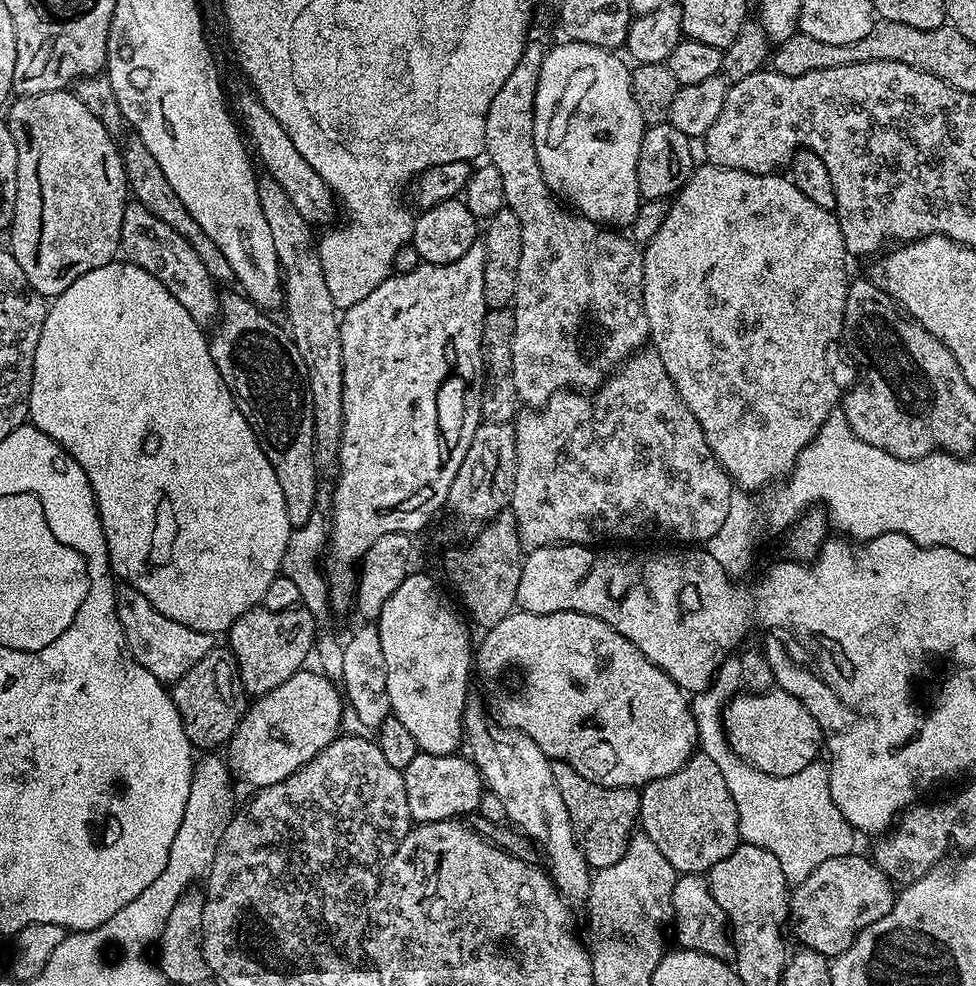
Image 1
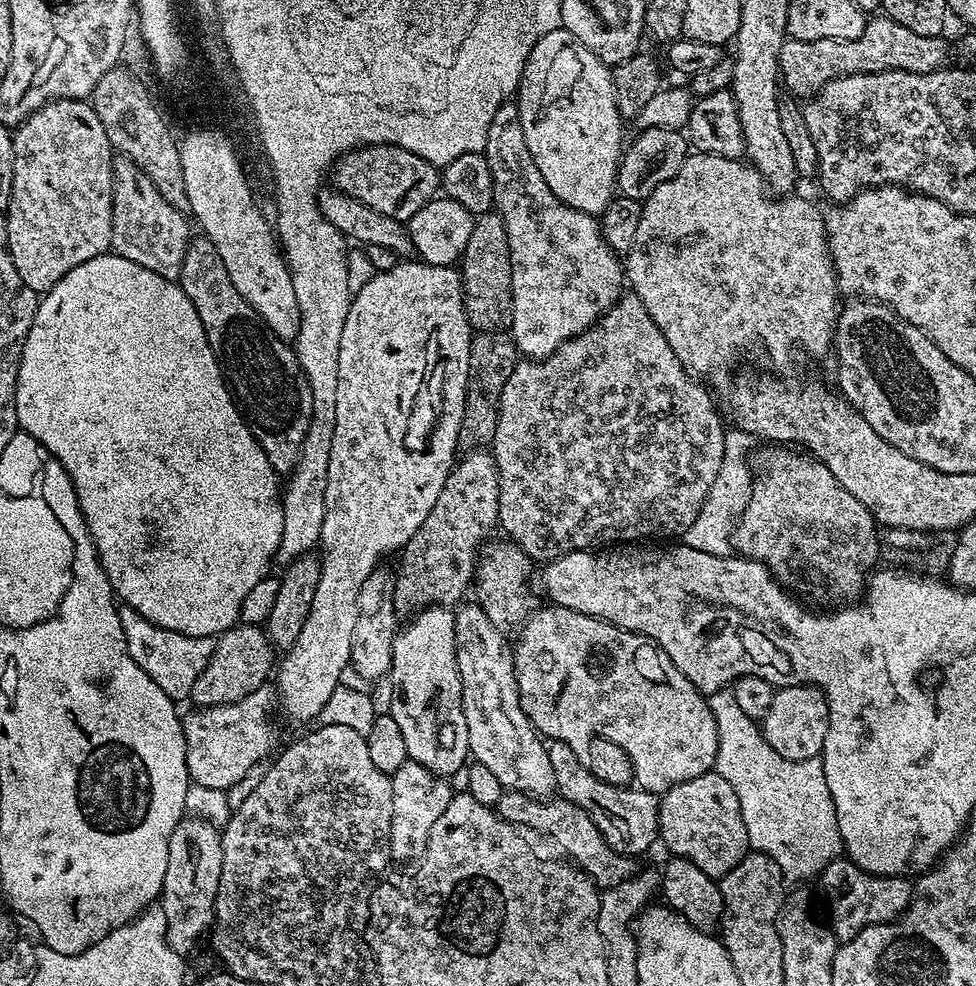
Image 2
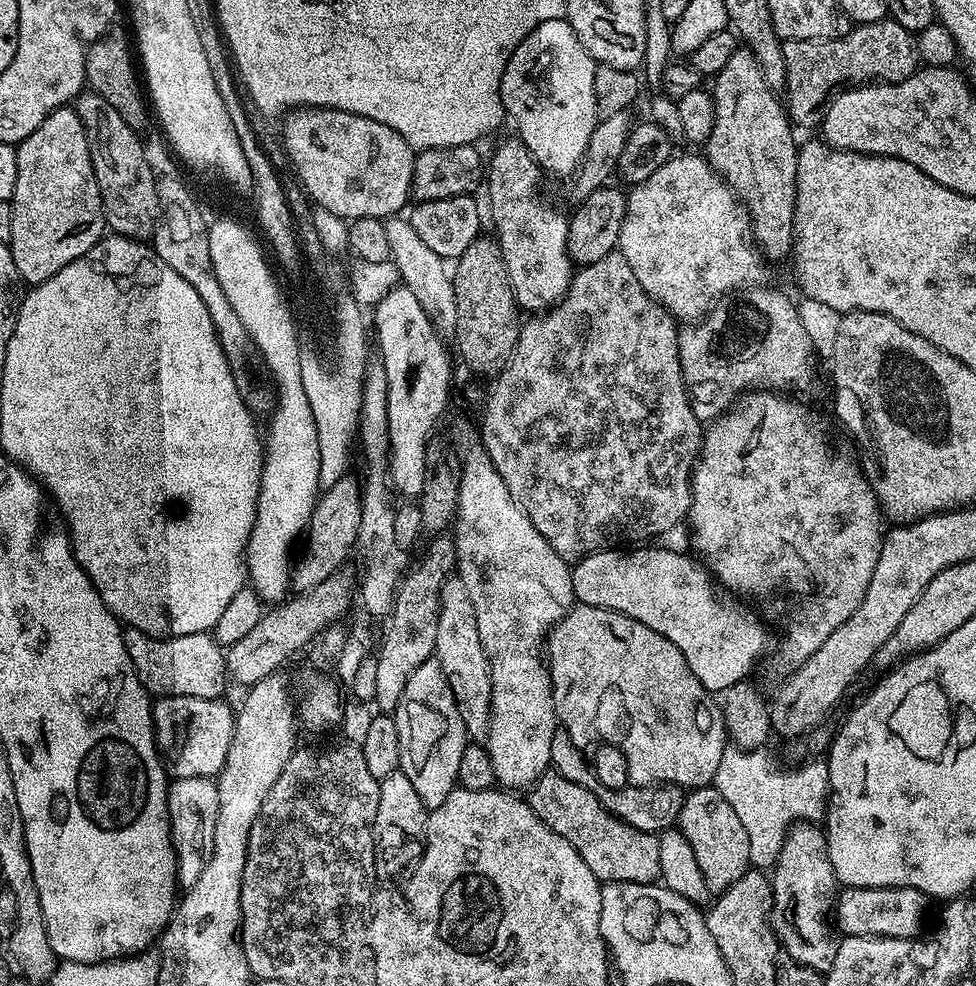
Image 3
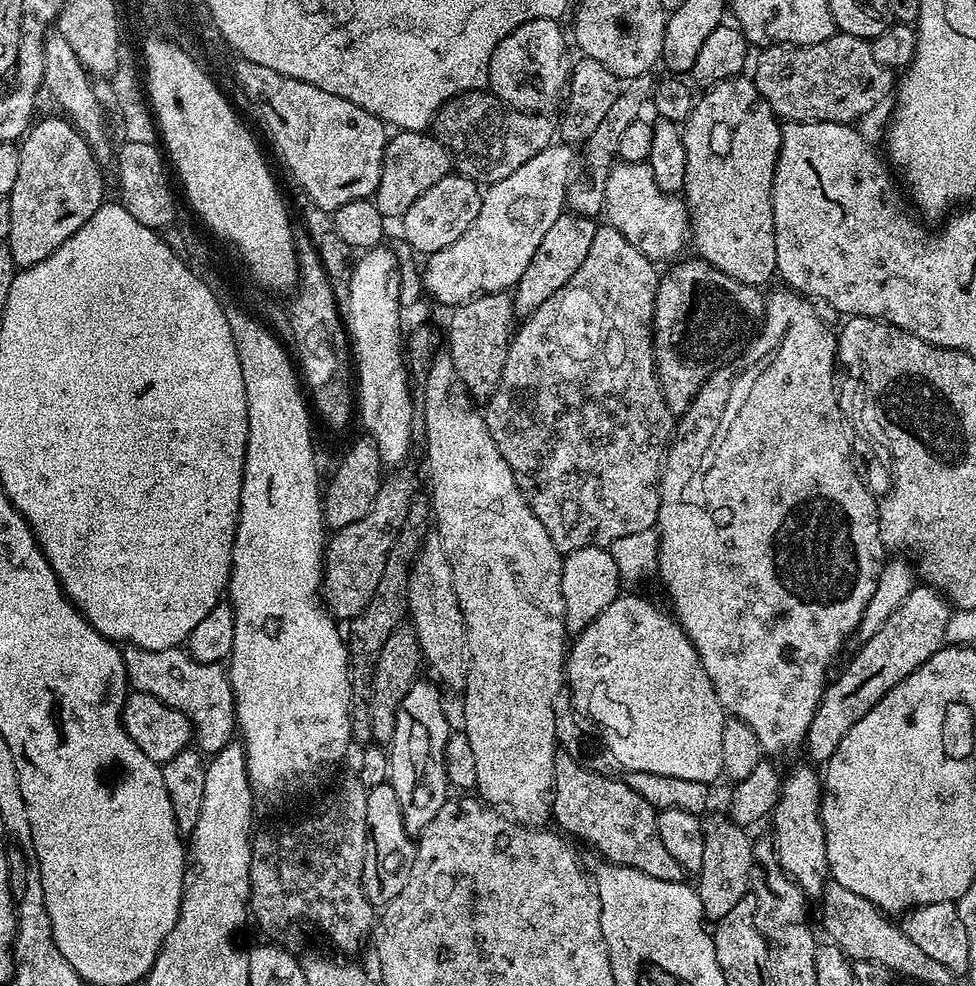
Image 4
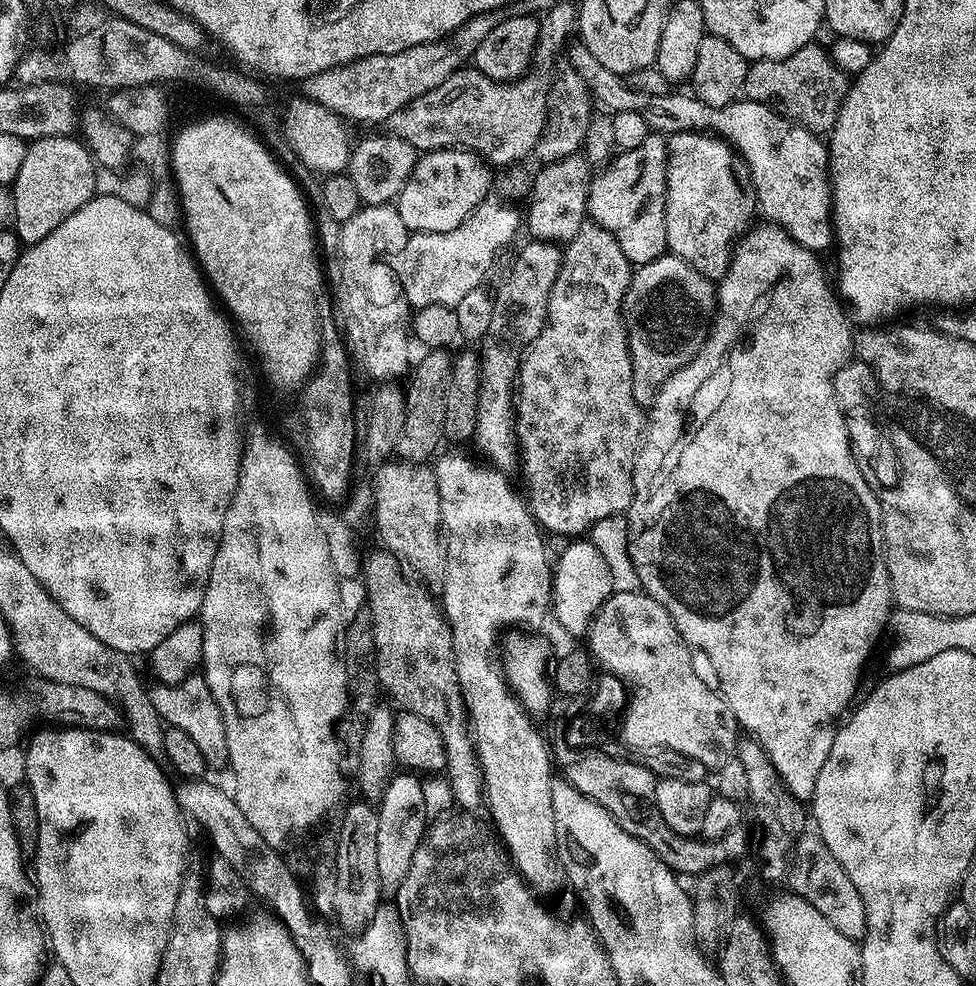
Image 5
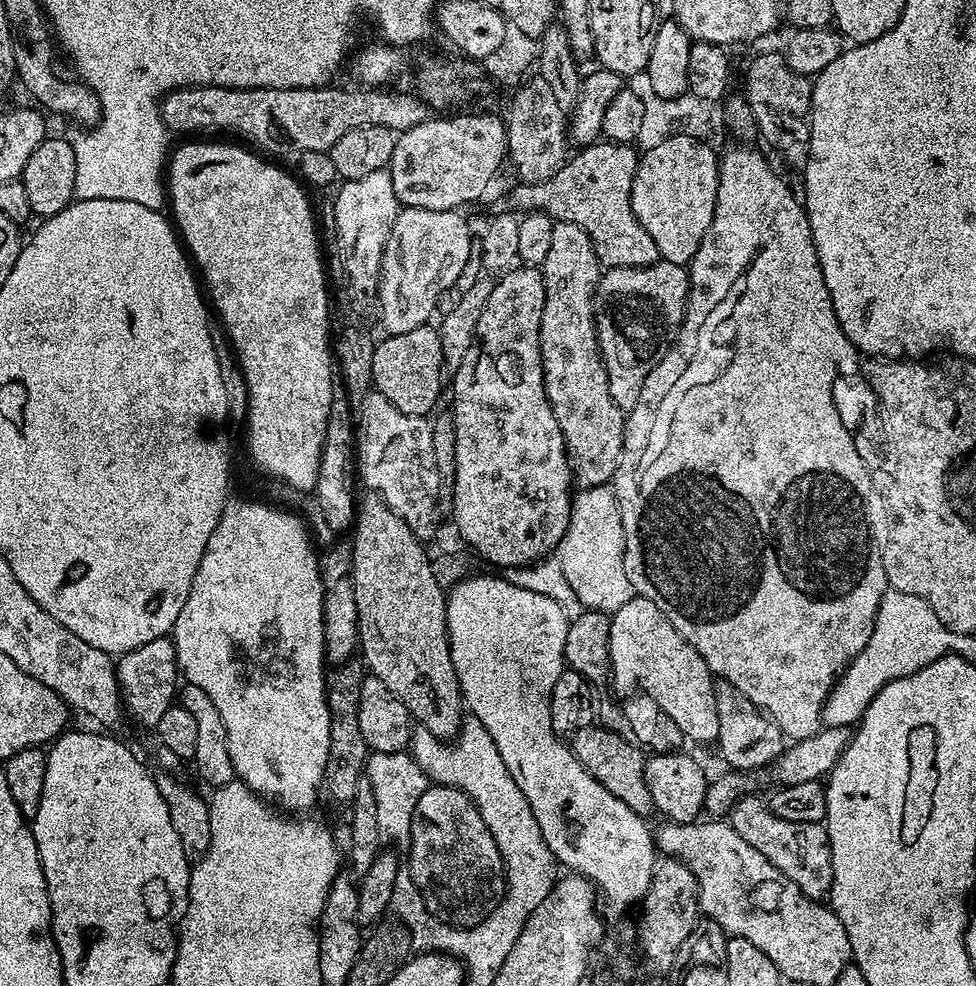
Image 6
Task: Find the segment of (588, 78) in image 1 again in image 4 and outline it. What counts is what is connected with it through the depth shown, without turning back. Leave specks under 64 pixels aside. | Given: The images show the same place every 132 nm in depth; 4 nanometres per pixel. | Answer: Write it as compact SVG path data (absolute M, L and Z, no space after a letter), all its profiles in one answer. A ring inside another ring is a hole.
M556 20L526 22L518 26L518 30L506 34L506 38L502 38L498 46L494 46L488 67L488 88L503 104L509 104L520 112L548 114L553 111L551 108L556 103L557 107L565 99L570 79L570 59L568 60L568 48L564 45L564 32L558 25Z

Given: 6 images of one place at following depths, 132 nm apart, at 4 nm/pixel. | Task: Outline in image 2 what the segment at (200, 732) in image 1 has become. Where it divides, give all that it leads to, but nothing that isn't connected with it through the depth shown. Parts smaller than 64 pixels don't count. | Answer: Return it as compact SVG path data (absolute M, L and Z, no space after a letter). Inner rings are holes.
M237 623L234 628L215 637L214 654L210 654L210 662L206 662L206 670L198 674L198 682L194 682L194 690L190 697L196 708L209 708L233 704L269 683L274 672L272 652L274 645L268 638L267 631L255 624Z

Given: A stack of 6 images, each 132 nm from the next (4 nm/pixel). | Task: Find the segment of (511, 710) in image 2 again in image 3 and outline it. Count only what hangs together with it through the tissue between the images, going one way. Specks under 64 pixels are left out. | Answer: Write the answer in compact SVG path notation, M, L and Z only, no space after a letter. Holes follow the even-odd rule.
M453 574L440 587L440 613L436 627L436 650L434 658L440 664L442 674L446 674L446 682L454 694L454 702L458 706L458 714L462 714L462 722L469 737L480 742L488 735L488 719L492 713L492 675L488 659L482 646L482 638L478 638L478 618L474 618L474 602L470 602L470 593L462 586L459 575Z

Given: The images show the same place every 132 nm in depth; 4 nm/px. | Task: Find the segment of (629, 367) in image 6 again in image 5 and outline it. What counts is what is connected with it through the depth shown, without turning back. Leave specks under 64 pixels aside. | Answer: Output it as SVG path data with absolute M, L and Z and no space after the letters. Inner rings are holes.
M671 254L658 257L654 262L637 267L632 273L632 281L628 287L628 292L624 296L624 327L628 331L628 349L630 350L630 362L632 363L632 393L641 406L651 406L656 401L658 390L664 383L672 377L680 368L678 362L682 360L687 364L702 350L702 346L708 338L708 333L712 331L712 322L718 311L716 303L717 285L708 280L698 270L694 270L682 258ZM670 352L674 354L674 362L670 360L668 364L660 364L658 356Z

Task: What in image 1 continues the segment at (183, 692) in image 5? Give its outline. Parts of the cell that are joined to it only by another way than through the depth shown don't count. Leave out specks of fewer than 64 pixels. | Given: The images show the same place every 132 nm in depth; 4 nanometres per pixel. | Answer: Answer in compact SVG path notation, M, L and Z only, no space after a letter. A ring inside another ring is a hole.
M117 587L116 613L124 627L124 637L130 654L134 654L136 661L146 666L146 670L150 670L150 674L154 674L154 678L158 678L165 686L175 684L187 672L194 670L194 666L198 666L198 662L202 662L202 658L206 658L206 654L210 654L214 646L213 633L190 630L190 626L174 622L174 618L158 614L158 610L150 606L145 596L138 594L138 590L133 588Z

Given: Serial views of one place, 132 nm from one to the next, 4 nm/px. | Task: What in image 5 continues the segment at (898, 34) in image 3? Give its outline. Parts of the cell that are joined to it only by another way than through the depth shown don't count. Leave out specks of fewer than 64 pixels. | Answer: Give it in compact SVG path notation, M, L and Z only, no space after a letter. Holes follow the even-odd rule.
M813 42L802 46L802 50L794 50L790 58L781 60L754 60L749 63L743 95L754 102L762 102L770 106L779 116L785 116L795 124L801 124L806 130L817 134L831 133L834 122L838 118L838 110L848 93L849 77L835 62L832 61L827 47L819 48Z

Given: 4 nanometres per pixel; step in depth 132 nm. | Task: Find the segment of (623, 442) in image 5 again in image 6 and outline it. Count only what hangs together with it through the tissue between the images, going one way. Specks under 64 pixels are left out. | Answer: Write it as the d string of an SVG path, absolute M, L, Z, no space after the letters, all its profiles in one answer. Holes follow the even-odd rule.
M557 220L553 223L554 238L550 238L550 254L542 265L544 273L544 305L542 306L542 326L540 327L540 353L546 398L558 418L558 426L568 446L568 462L572 466L575 483L581 489L607 485L615 474L619 454L623 446L625 409L619 408L610 398L608 371L604 368L604 359L600 357L600 343L596 337L596 313L594 301L602 284L602 265L596 256L594 246L574 222Z

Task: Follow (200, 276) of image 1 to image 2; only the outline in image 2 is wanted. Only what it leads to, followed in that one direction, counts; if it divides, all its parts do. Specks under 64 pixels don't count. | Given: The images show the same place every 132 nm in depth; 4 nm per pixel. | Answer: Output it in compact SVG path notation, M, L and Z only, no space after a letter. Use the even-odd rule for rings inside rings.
M123 158L112 161L112 246L111 251L122 258L130 258L130 262L138 262L138 266L146 266L146 270L154 270L167 280L179 281L182 270L182 258L186 254L190 243L188 236L189 217L183 212L174 210L162 194L158 194L154 182L134 166L134 162Z

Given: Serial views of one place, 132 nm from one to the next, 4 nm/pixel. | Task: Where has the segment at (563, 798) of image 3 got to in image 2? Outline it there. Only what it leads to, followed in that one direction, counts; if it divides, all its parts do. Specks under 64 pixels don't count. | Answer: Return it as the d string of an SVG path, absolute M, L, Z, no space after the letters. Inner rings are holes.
M505 790L494 807L503 820L515 824L517 828L549 836L565 852L563 855L581 872L585 872L601 890L626 882L638 871L637 861L631 856L618 854L618 850L611 848L586 810L574 806L574 802L563 798L533 798L518 790Z

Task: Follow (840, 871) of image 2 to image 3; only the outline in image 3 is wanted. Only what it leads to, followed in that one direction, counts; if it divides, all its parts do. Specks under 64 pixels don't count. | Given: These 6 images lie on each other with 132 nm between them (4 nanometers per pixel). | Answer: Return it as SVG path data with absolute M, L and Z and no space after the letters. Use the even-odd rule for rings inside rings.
M849 888L836 897L834 924L844 936L881 936L914 940L925 931L929 897L913 888Z

